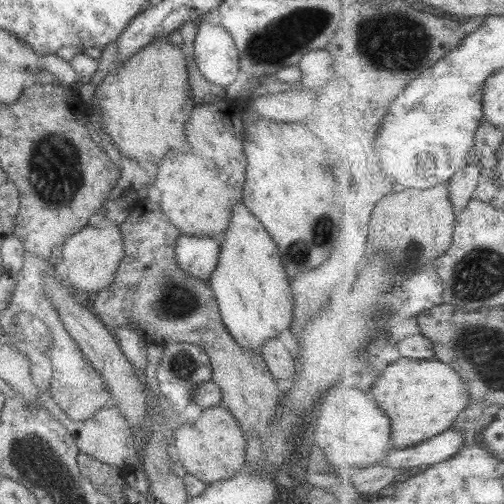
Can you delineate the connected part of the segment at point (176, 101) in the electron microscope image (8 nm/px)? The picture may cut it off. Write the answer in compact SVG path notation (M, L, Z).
M161 37L152 40L133 55L126 62L115 65L111 77L96 86L92 101L97 101L99 105L100 128L117 148L119 156L129 157L137 163L147 161L159 166L163 154L171 150L189 149L189 146L185 146L187 142L183 140L181 132L196 103L191 98L186 70L186 49L171 44L167 37Z

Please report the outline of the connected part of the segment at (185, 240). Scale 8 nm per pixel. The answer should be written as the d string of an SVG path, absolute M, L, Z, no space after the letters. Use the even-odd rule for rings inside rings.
M180 234L175 238L173 253L182 272L207 282L217 265L219 247L215 237Z

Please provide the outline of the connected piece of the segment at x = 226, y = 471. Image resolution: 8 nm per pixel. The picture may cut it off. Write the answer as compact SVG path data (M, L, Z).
M216 405L207 409L201 409L200 415L188 423L180 423L173 434L173 451L179 460L179 465L183 466L186 474L196 476L205 483L229 480L235 473L243 470L245 465L246 438L239 428L239 423L235 417L221 405Z

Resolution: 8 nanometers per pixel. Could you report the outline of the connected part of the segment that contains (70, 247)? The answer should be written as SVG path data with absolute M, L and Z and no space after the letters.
M104 219L99 225L85 225L61 245L61 261L67 272L66 281L77 292L92 297L99 290L107 290L113 283L124 246L118 224Z

